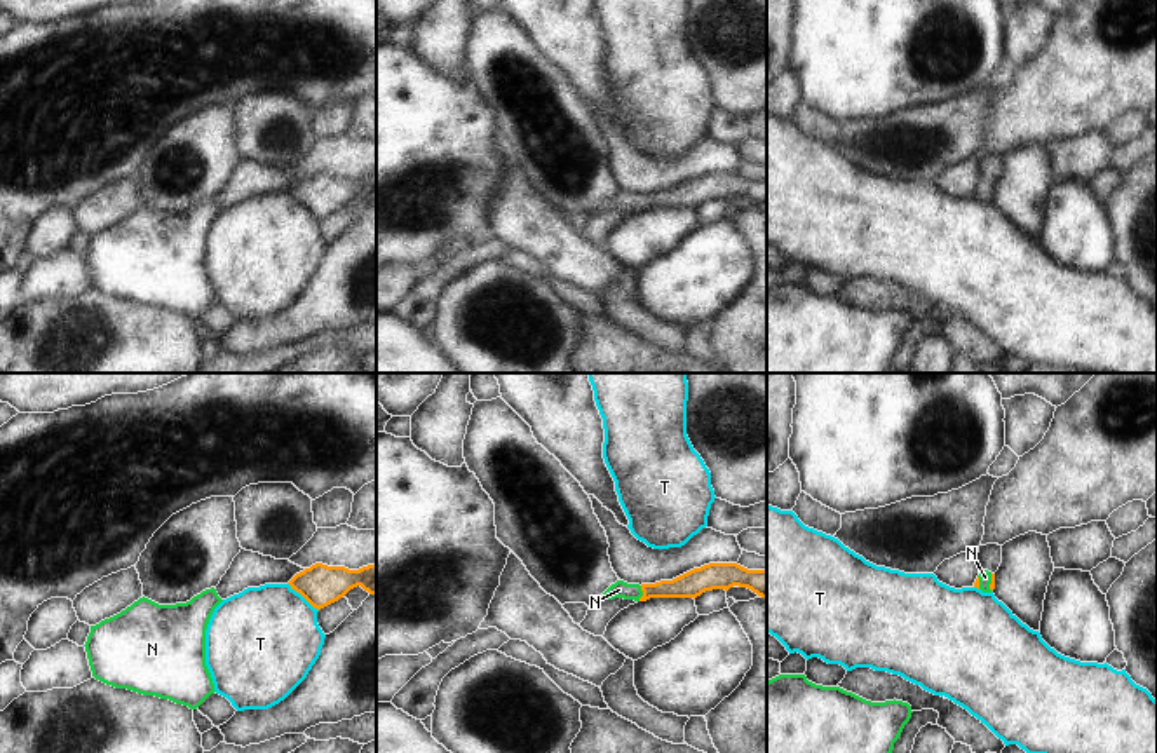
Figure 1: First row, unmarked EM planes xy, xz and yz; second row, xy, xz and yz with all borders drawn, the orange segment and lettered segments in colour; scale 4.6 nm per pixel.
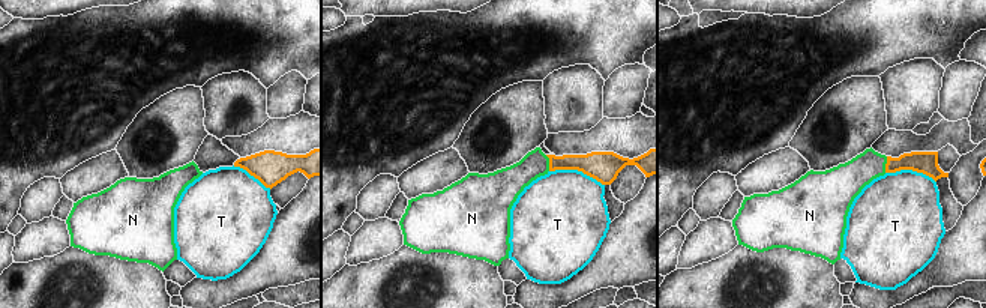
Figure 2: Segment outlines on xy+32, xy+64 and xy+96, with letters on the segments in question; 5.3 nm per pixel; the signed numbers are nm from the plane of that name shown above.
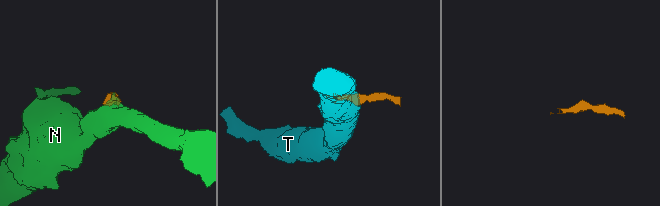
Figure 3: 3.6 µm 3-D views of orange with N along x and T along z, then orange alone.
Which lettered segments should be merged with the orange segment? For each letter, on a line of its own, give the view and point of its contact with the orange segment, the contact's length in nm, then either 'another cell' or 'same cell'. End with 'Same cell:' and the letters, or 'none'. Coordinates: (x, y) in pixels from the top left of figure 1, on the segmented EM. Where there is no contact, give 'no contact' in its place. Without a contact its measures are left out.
N: meets orange in xz at (643, 593); contact 70 nm long; same cell
T: meets orange in xy at (304, 596); contact 190 nm long; another cell
Same cell: N

